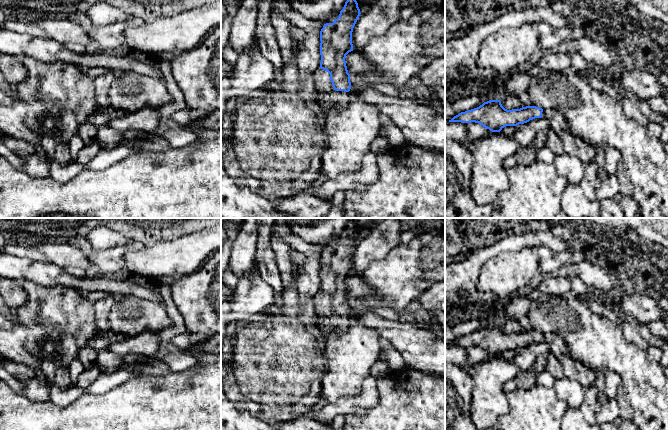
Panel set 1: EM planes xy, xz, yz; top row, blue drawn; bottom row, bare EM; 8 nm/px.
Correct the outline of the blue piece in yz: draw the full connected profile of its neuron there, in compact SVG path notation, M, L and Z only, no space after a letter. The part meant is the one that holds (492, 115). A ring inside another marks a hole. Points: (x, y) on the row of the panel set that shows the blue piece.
M489 100L477 108L461 112L449 122L479 123L492 132L500 132L506 126L517 126L535 118L545 118L563 143L565 154L577 157L584 164L595 161L596 147L572 134L564 116L557 110L526 106L520 109L505 109L500 100Z

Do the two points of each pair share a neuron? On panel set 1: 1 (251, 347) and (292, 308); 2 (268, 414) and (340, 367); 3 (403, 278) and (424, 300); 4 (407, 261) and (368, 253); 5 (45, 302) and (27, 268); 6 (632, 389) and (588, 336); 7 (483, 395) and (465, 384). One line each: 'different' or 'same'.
1: same
2: different
3: different
4: different
5: different
6: same
7: different

